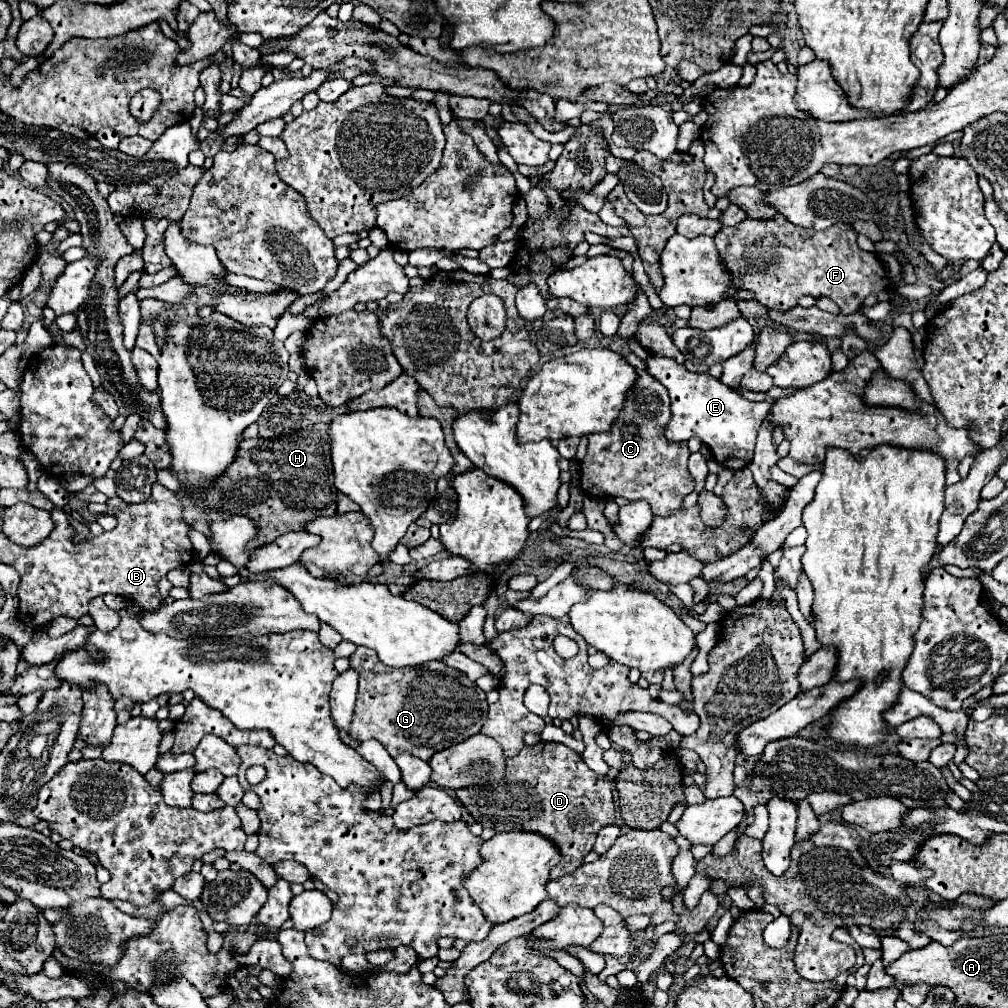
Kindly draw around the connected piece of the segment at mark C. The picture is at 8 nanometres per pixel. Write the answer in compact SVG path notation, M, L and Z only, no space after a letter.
M637 370L639 382L629 392L621 416L615 420L613 428L605 434L591 434L587 456L581 460L581 488L593 496L623 496L627 500L647 500L655 516L671 516L681 508L683 498L693 492L693 478L687 470L689 448L687 442L669 442L665 438L665 426L671 420L671 400L667 388L659 384L649 372Z

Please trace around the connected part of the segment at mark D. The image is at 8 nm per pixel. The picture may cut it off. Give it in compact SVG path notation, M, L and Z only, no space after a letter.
M539 742L535 746L523 746L517 756L507 758L505 782L493 784L493 786L461 788L455 794L469 808L473 818L481 822L485 828L495 828L497 832L531 830L551 838L559 846L563 856L561 864L551 870L551 880L557 880L561 876L567 876L569 872L575 872L575 868L583 864L585 854L593 850L597 832L603 826L615 822L611 780L607 776L599 776L597 772L593 772L575 750L571 750L561 742Z

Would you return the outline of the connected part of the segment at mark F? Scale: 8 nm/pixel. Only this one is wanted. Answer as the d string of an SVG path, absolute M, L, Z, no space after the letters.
M779 214L771 220L747 218L745 222L733 226L733 228L723 226L715 236L715 244L721 254L721 260L725 262L725 268L733 274L733 286L739 290L741 288L753 290L761 304L765 304L769 308L779 308L781 312L785 312L787 308L795 308L799 298L809 294L813 298L827 296L839 304L843 314L853 314L869 294L885 292L889 288L889 282L893 288L893 278L889 278L887 268L879 260L879 256L875 256L873 252L861 250L857 246L855 230L843 222L839 222L823 232L817 232L813 228L799 228L799 226L791 224L785 216L779 216Z

